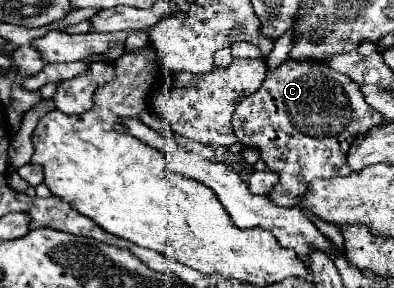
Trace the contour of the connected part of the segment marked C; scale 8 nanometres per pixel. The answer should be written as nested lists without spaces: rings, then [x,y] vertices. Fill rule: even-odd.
[[[285,60],[267,74],[253,96],[237,104],[233,114],[233,128],[239,142],[257,148],[269,170],[279,174],[279,184],[269,198],[285,208],[301,204],[313,178],[349,176],[349,144],[373,126],[375,110],[365,102],[359,84],[323,62]]]

